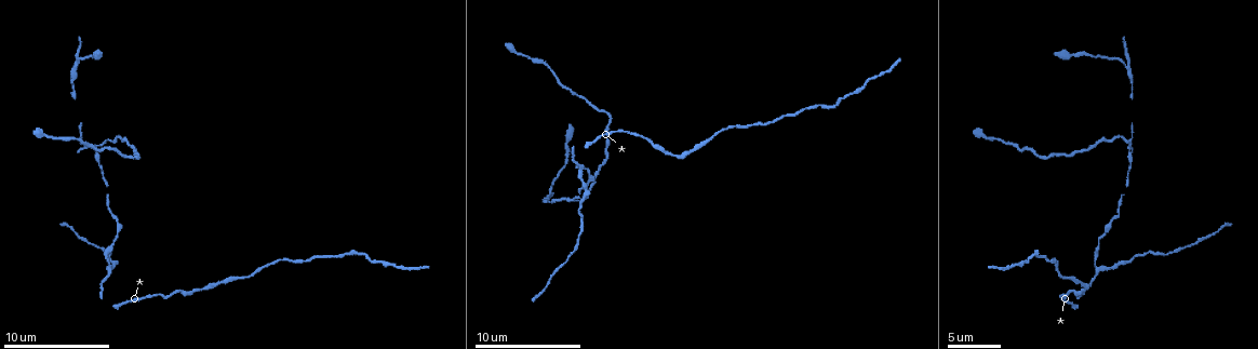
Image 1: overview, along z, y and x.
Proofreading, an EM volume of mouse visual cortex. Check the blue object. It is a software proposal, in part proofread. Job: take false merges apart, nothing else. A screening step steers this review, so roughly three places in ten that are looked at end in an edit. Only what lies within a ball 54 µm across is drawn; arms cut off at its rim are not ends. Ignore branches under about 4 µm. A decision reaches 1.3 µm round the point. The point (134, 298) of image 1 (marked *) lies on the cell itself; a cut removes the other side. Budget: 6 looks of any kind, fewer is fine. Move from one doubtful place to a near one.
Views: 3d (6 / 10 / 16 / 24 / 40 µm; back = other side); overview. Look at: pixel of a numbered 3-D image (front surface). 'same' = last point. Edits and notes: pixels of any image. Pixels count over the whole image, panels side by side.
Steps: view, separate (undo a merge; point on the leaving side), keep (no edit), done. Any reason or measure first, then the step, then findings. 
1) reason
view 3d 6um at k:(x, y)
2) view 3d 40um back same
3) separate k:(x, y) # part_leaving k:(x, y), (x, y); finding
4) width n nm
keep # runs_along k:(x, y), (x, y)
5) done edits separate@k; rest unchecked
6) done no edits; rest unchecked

view 3d 10um at 1:(114, 214)

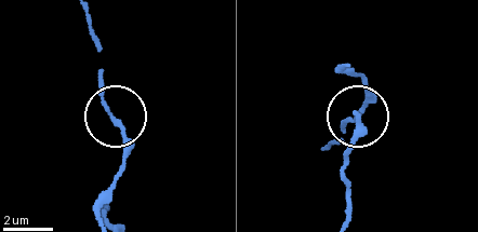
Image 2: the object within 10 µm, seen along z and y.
from behind
view 3d 10um back at 2:(118, 122)

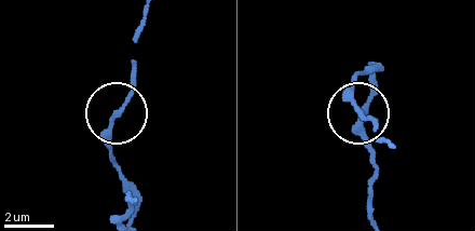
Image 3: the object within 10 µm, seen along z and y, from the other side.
keep # all the same cell

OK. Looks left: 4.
three-way junction
view 3d 6um at 1:(547, 195)

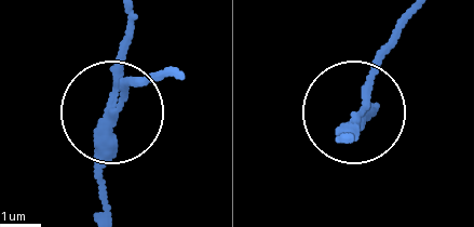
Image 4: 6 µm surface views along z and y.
arms 3
separate 4:(135, 83) # part_leaving 4:(122, 107), (133, 87), (174, 76); two cells meet here

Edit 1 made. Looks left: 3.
view 3d 16um at 1:(1129, 146)

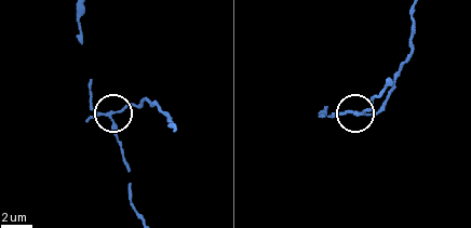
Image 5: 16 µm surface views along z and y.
closer look
view 3d 6um at 5:(114, 113)

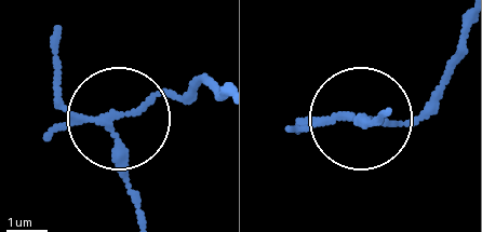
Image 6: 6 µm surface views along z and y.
arms 3
separate 6:(148, 98) # part_leaving 6:(334, 122), (403, 122), (462, 43); a second cell is stuck on

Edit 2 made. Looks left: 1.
done edits separate@4, separate@6; rest unchecked

